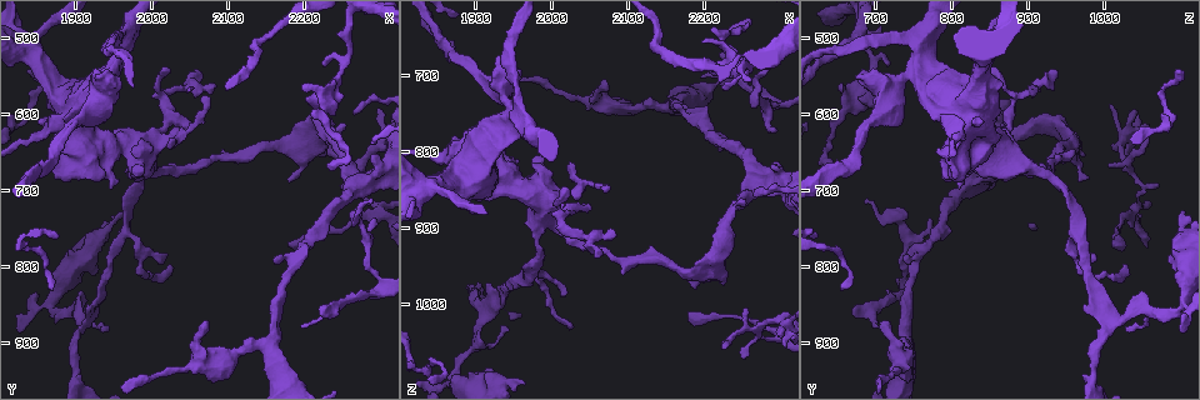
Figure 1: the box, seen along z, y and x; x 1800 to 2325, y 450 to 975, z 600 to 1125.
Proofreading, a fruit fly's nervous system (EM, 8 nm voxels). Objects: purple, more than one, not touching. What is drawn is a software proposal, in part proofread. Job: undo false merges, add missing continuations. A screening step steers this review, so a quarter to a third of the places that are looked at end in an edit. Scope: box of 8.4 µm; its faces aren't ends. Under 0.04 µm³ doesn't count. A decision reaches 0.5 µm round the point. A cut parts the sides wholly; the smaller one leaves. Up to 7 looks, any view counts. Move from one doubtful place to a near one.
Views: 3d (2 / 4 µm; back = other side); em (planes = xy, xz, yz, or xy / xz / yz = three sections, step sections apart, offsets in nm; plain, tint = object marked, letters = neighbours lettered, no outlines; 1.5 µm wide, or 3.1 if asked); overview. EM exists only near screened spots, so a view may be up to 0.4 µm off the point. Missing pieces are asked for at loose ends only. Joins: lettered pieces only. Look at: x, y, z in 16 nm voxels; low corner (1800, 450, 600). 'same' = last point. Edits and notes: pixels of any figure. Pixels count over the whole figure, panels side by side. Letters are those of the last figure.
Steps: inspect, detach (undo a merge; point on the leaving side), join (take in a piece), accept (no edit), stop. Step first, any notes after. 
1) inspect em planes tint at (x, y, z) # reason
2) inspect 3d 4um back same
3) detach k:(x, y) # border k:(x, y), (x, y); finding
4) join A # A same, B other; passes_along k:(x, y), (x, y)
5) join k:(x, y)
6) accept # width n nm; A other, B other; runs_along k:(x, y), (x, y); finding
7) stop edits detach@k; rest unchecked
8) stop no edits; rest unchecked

inspect em yz step 8 tint at (2010, 795, 990) # an open end

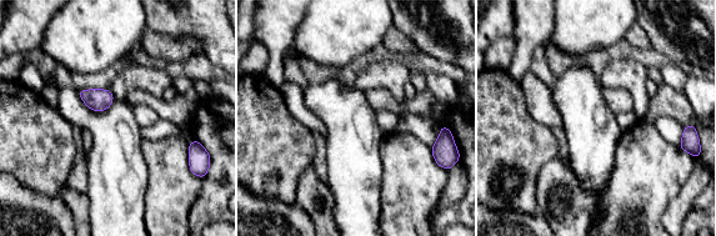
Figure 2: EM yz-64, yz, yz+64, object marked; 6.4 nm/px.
inspect em planes letters same

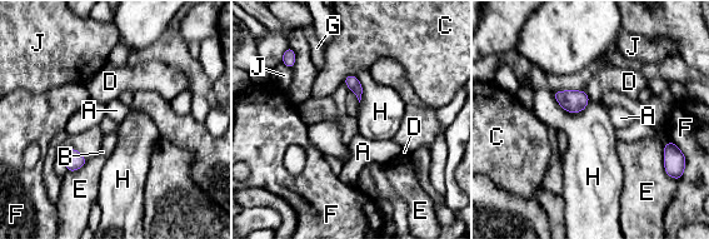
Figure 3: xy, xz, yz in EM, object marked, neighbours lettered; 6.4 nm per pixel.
accept # A other, B other, C other, D other, E other, F other, G other, H other, J other; border 3:(553, 91), (568, 111), (589, 101); none of them fits

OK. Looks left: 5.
inspect em planes letters at (2045, 615, 870)

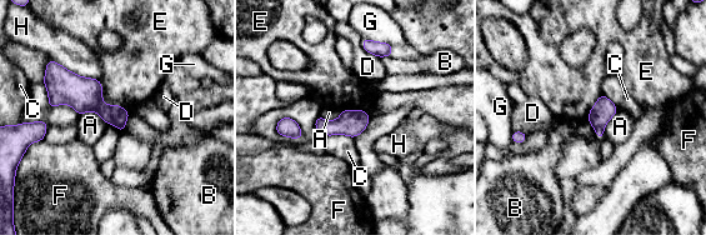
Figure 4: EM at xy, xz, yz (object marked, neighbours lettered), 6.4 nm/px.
accept # A other, B other, C other, D other, E other, F other, G other, H other; border 4:(98, 80), (101, 100), (129, 113); no lettered piece goes on from it

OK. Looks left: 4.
inspect 3d 4um at (2250, 690, 1070) # thin end

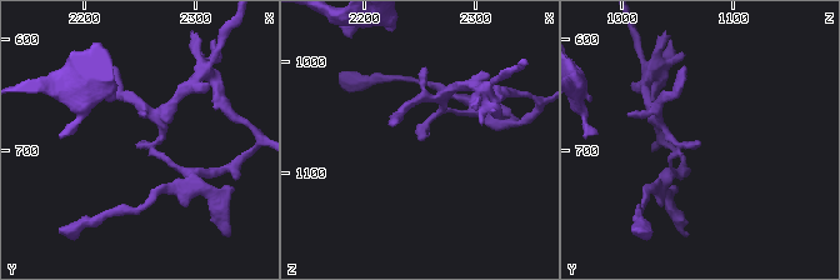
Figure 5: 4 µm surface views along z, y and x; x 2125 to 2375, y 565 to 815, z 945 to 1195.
inspect em planes letters at (2254, 692, 1070) # now the EM

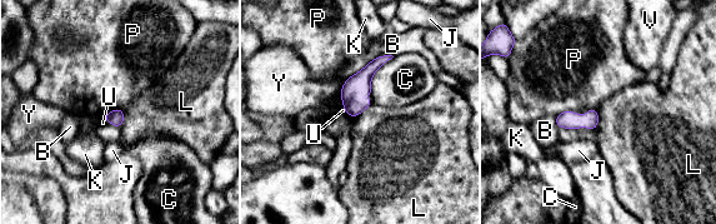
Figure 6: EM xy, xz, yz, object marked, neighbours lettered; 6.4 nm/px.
accept # B other, C other, J other, K other, L other, P other, U other, V other, Y other; border 6:(372, 103), (353, 118); none of them fits

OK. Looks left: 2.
stop no edits; rest unchecked

